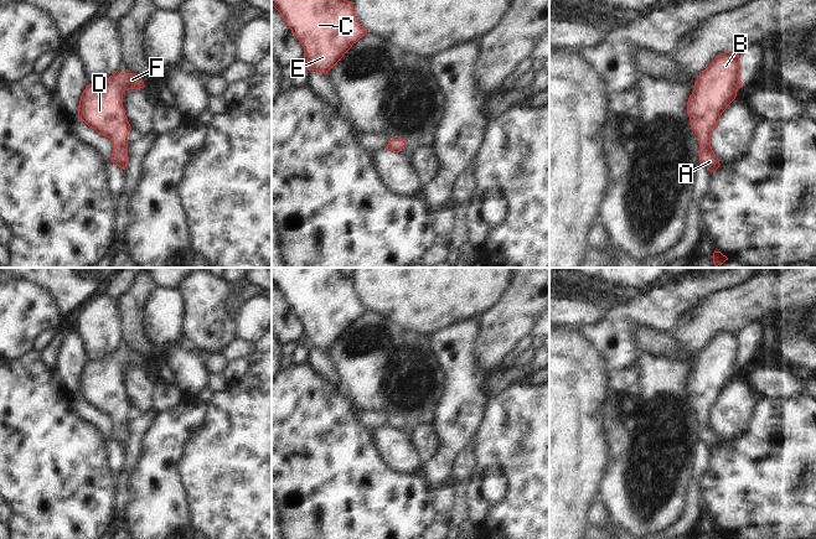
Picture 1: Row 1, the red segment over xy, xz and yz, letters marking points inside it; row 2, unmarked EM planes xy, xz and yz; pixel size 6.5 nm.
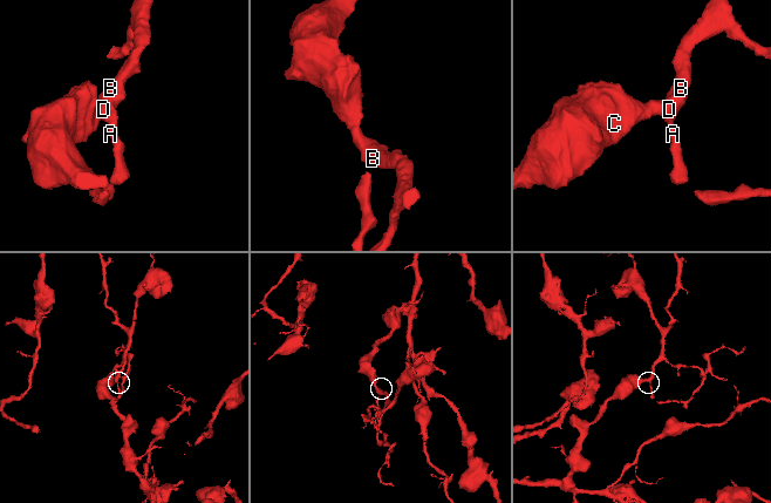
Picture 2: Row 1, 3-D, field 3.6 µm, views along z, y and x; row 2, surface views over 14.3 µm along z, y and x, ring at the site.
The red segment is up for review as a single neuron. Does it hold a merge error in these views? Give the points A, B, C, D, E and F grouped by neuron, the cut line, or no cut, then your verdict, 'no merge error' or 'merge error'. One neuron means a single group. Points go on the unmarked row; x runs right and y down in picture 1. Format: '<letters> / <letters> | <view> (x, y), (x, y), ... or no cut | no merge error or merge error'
A B C D E F | no cut | no merge error

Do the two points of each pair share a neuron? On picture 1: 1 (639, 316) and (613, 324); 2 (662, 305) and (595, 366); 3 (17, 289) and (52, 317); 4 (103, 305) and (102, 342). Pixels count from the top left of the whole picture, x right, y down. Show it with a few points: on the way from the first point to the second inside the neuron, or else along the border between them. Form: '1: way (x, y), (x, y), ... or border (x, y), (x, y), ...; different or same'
1: way (633, 316), (628, 316), (619, 324); same
2: border (584, 337), (599, 350), (610, 373); different
3: way (26, 297), (44, 314); same
4: way (102, 314), (102, 333); same

